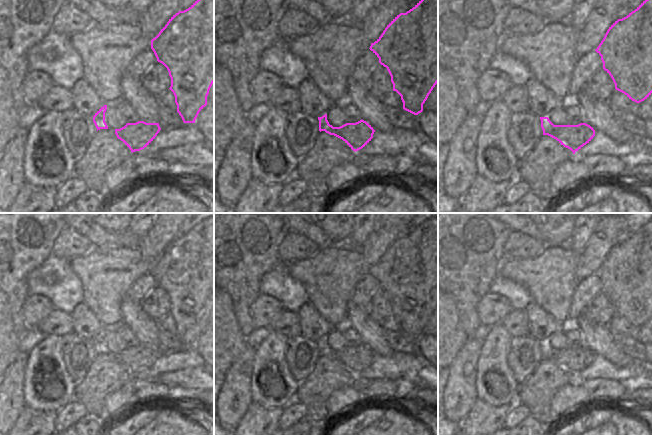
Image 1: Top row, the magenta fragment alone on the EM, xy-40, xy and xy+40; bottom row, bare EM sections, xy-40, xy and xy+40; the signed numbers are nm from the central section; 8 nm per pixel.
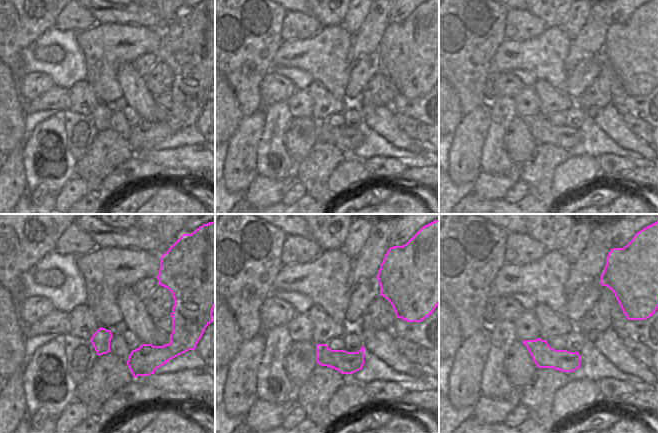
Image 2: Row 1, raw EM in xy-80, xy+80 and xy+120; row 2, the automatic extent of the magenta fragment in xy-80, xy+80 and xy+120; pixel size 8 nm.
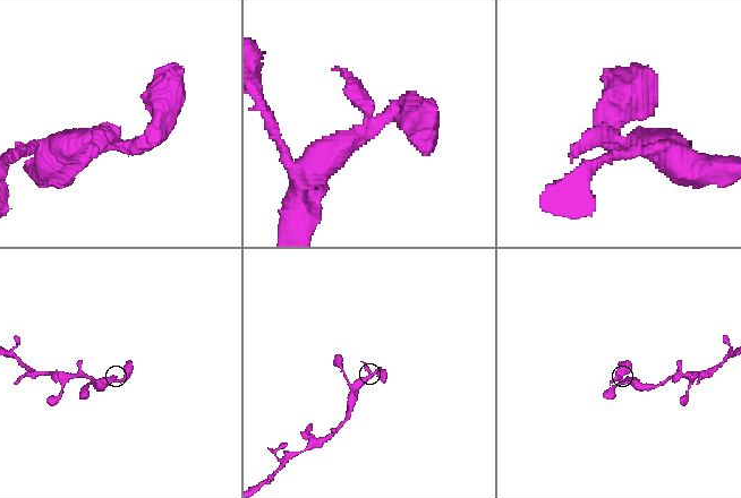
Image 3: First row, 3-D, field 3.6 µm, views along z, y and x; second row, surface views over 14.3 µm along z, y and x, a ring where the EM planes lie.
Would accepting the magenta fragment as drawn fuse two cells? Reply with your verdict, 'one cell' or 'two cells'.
two cells

